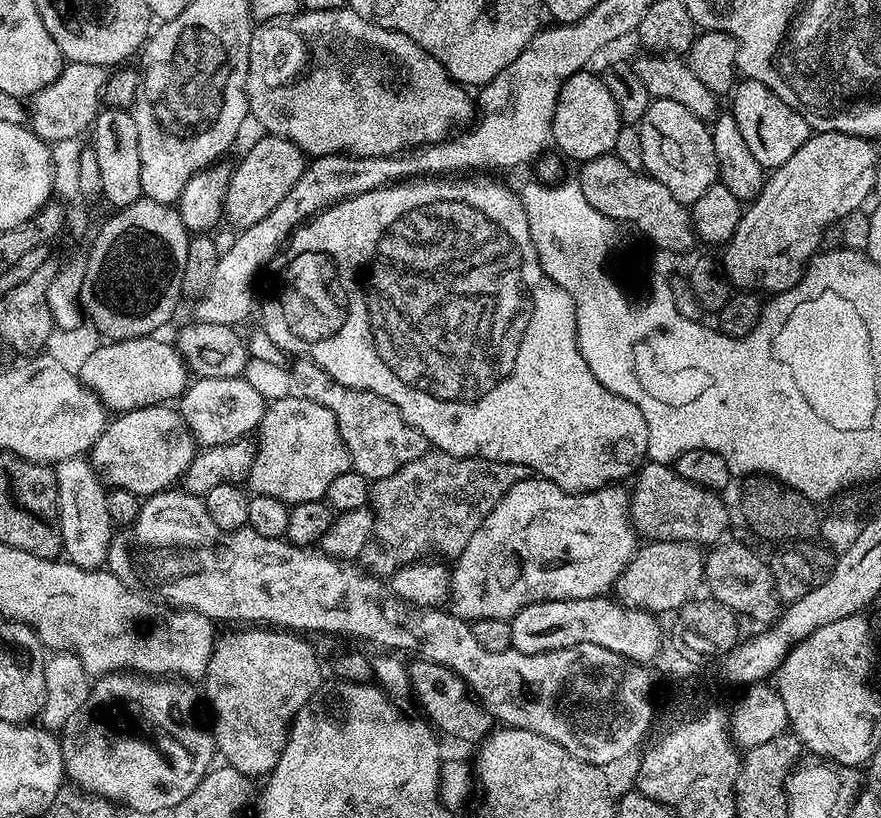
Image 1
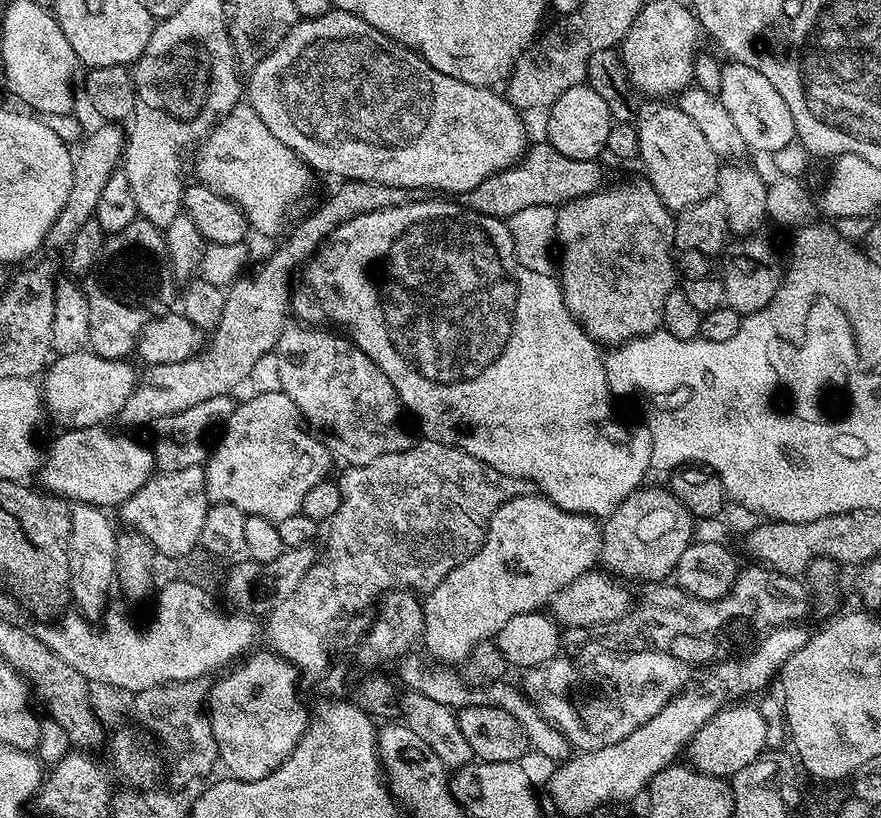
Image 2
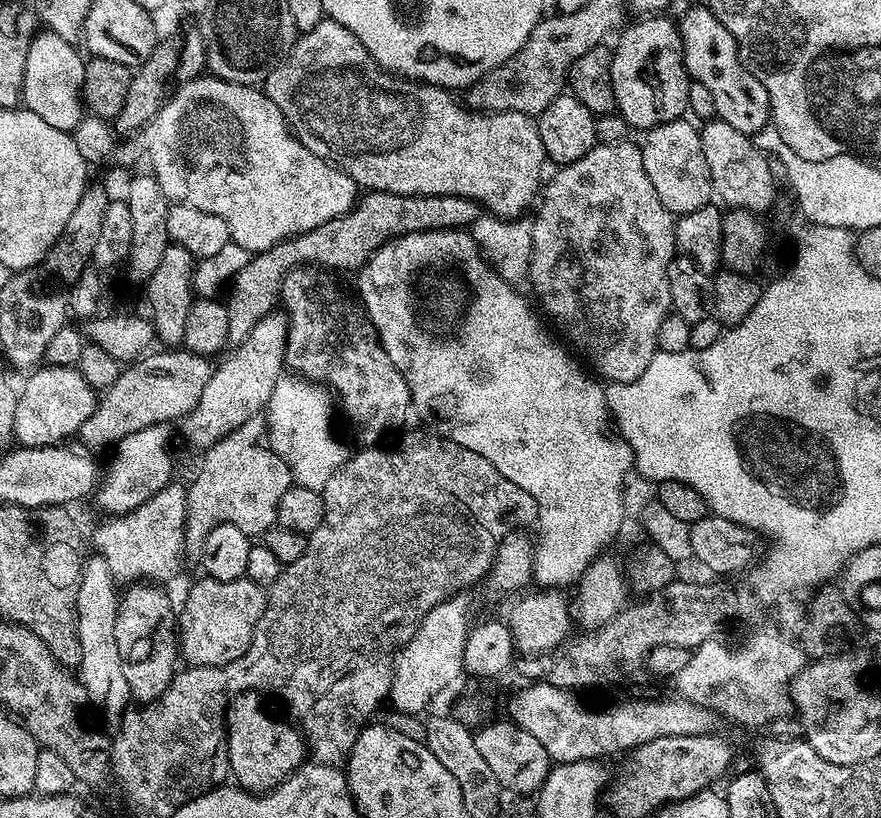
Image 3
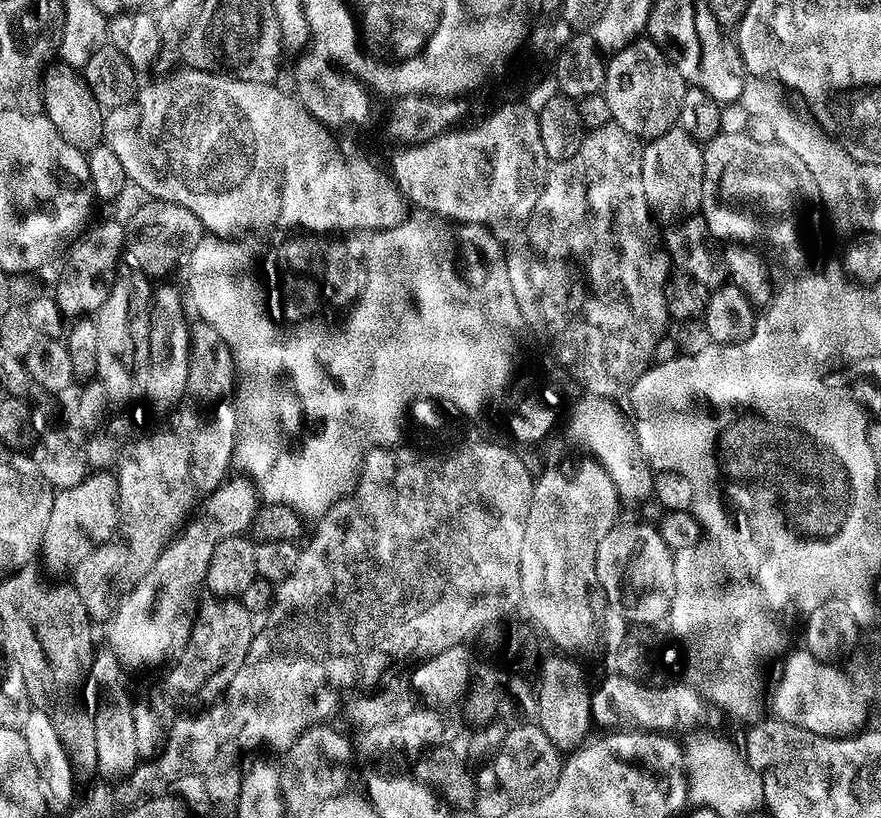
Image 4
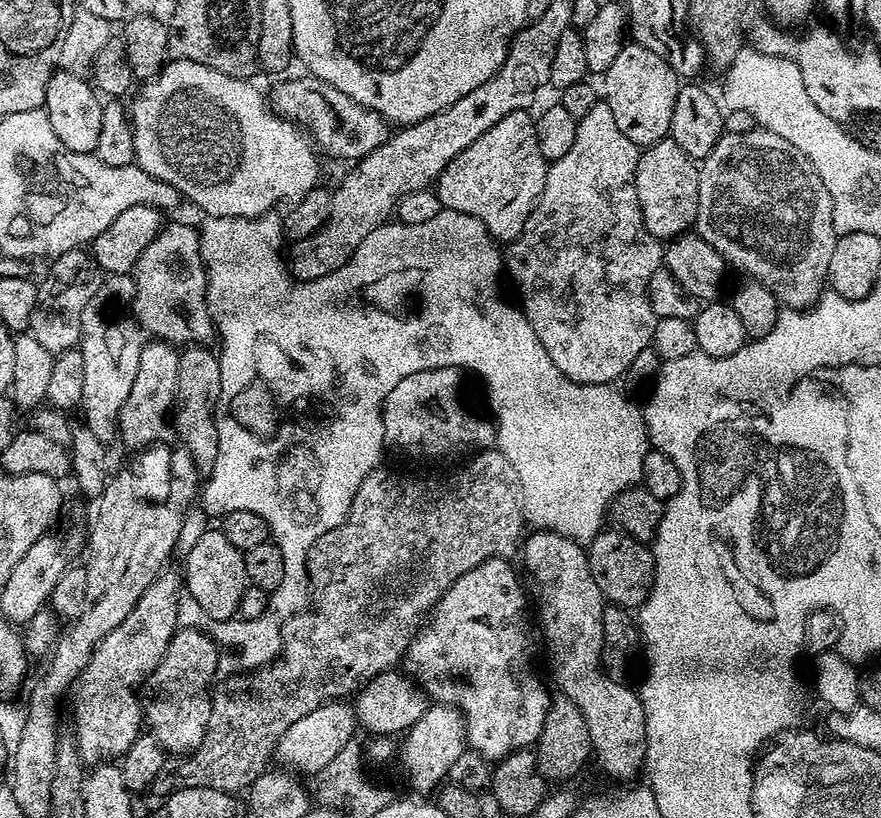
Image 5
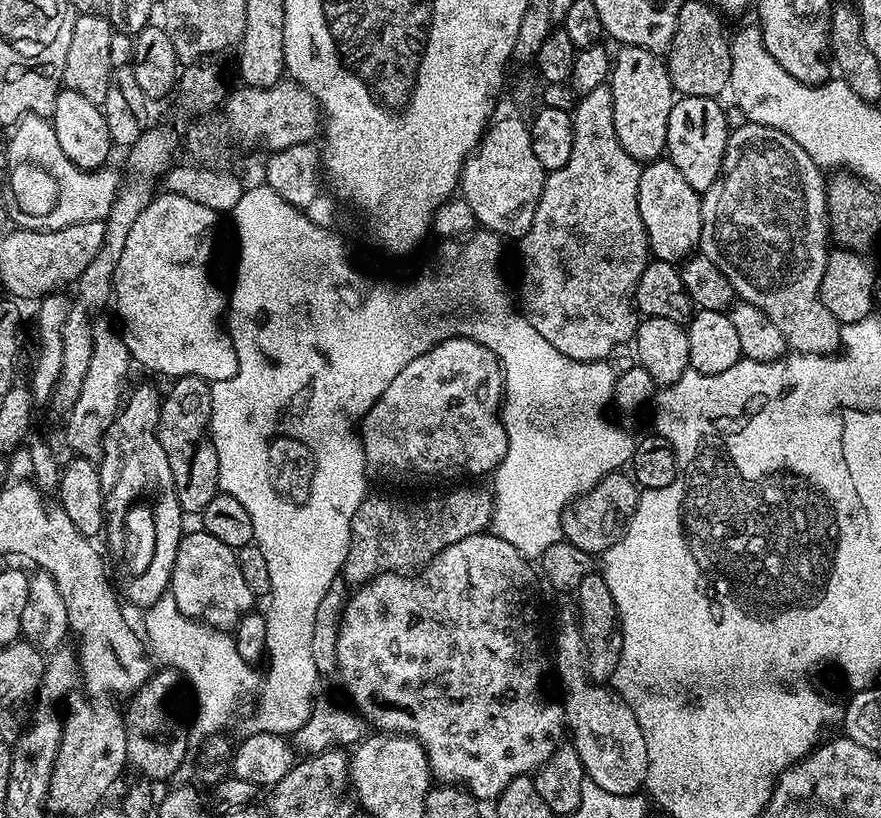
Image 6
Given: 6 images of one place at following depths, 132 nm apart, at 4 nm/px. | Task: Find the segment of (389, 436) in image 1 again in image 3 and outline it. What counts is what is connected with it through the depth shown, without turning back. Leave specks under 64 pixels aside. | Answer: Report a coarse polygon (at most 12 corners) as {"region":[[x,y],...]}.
{"region":[[316,266],[280,300],[289,373],[396,428],[406,378],[363,307]]}

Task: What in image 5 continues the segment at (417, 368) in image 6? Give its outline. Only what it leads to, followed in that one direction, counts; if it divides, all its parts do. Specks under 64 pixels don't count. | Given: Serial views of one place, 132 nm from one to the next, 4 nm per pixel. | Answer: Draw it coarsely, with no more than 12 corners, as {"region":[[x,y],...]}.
{"region":[[461,369],[402,378],[384,442],[444,460],[491,449],[496,429],[460,393]]}

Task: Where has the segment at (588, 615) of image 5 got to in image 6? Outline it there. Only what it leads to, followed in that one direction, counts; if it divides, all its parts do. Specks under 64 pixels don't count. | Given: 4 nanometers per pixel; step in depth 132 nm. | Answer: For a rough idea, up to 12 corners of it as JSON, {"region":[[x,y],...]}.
{"region":[[577,613],[556,628],[564,714],[587,779],[648,782],[642,726],[615,688],[584,673]]}

